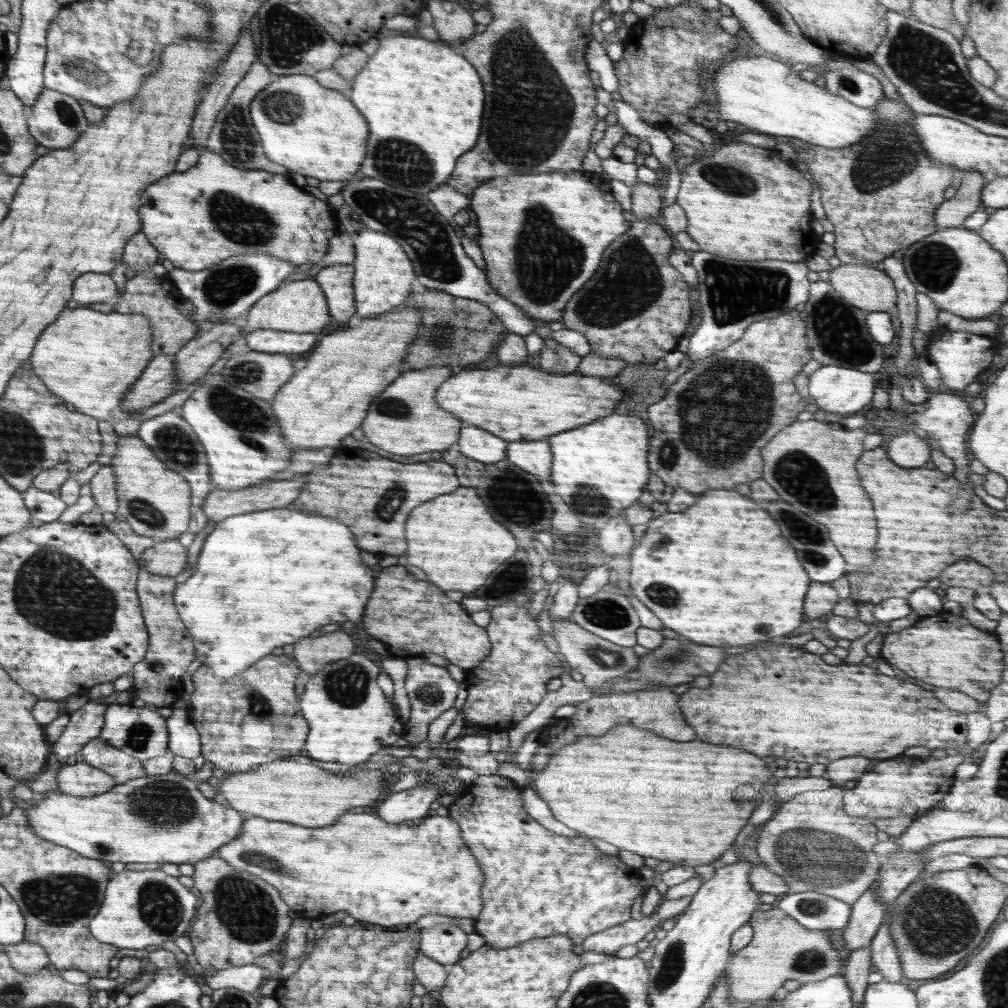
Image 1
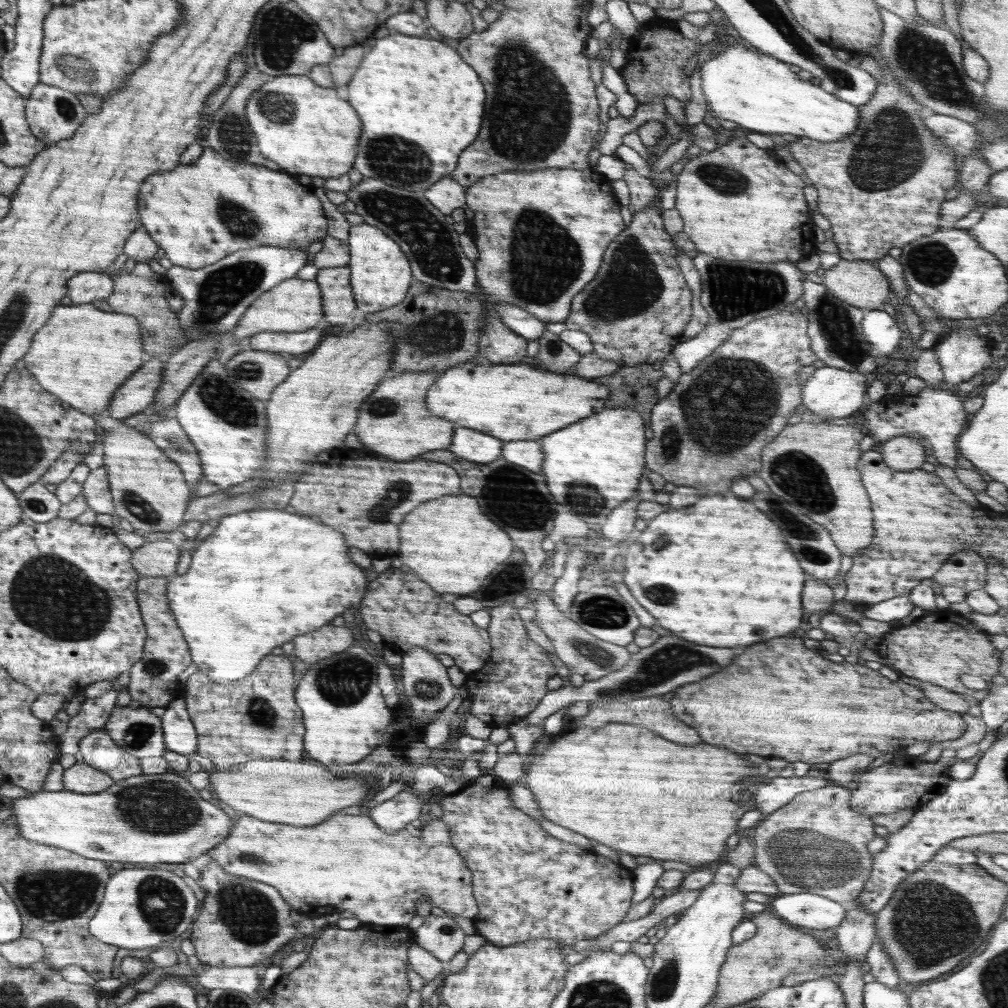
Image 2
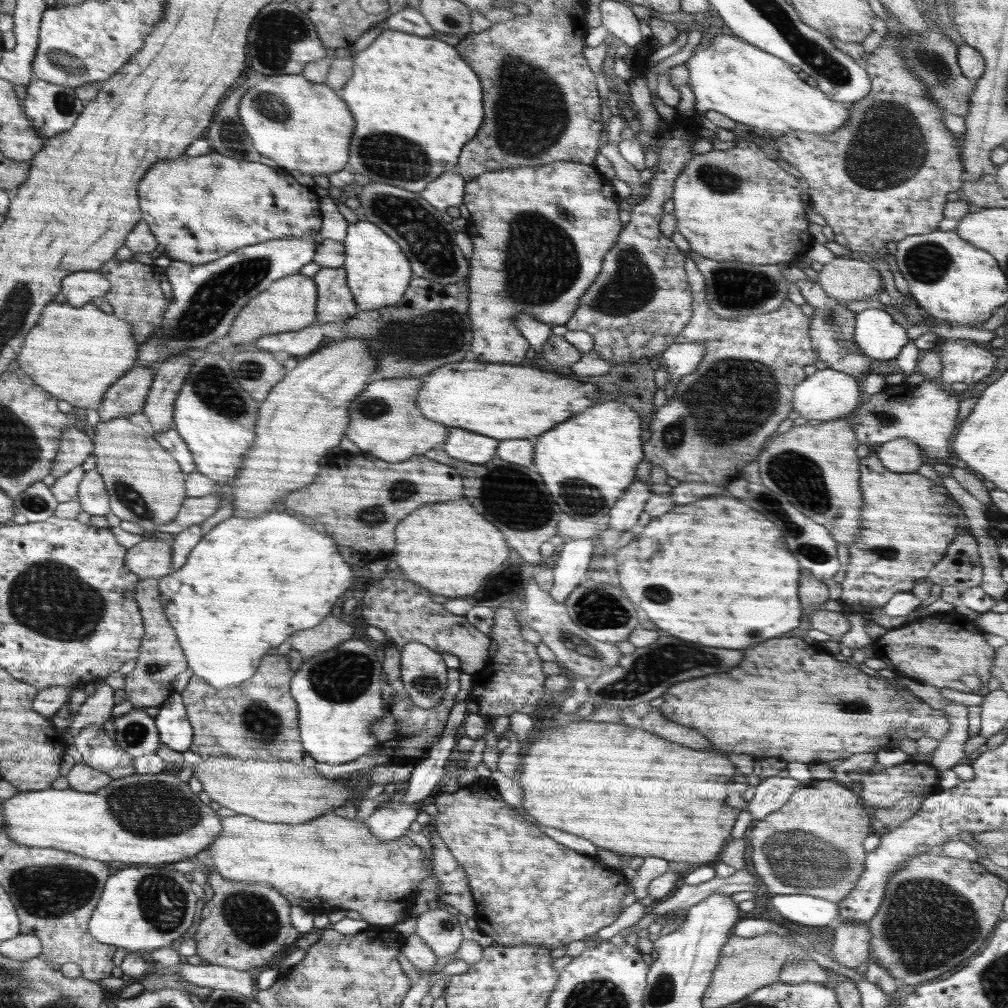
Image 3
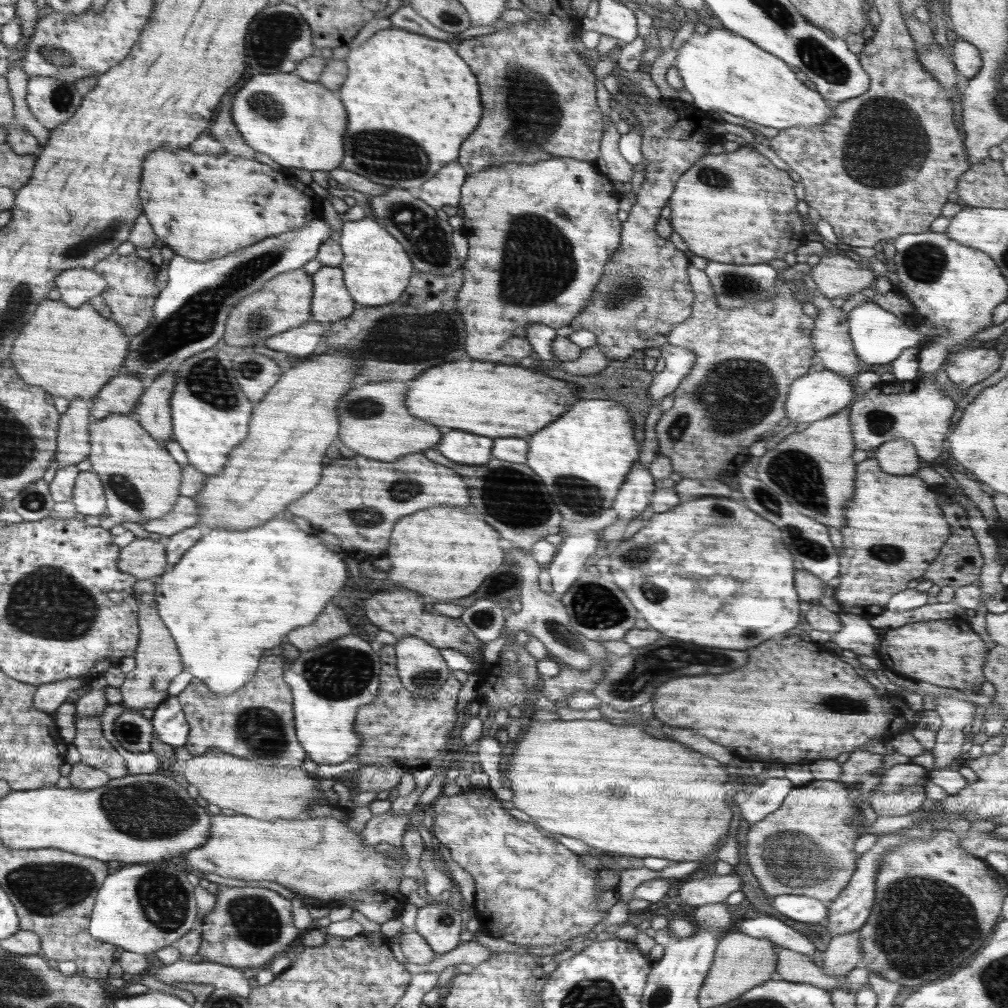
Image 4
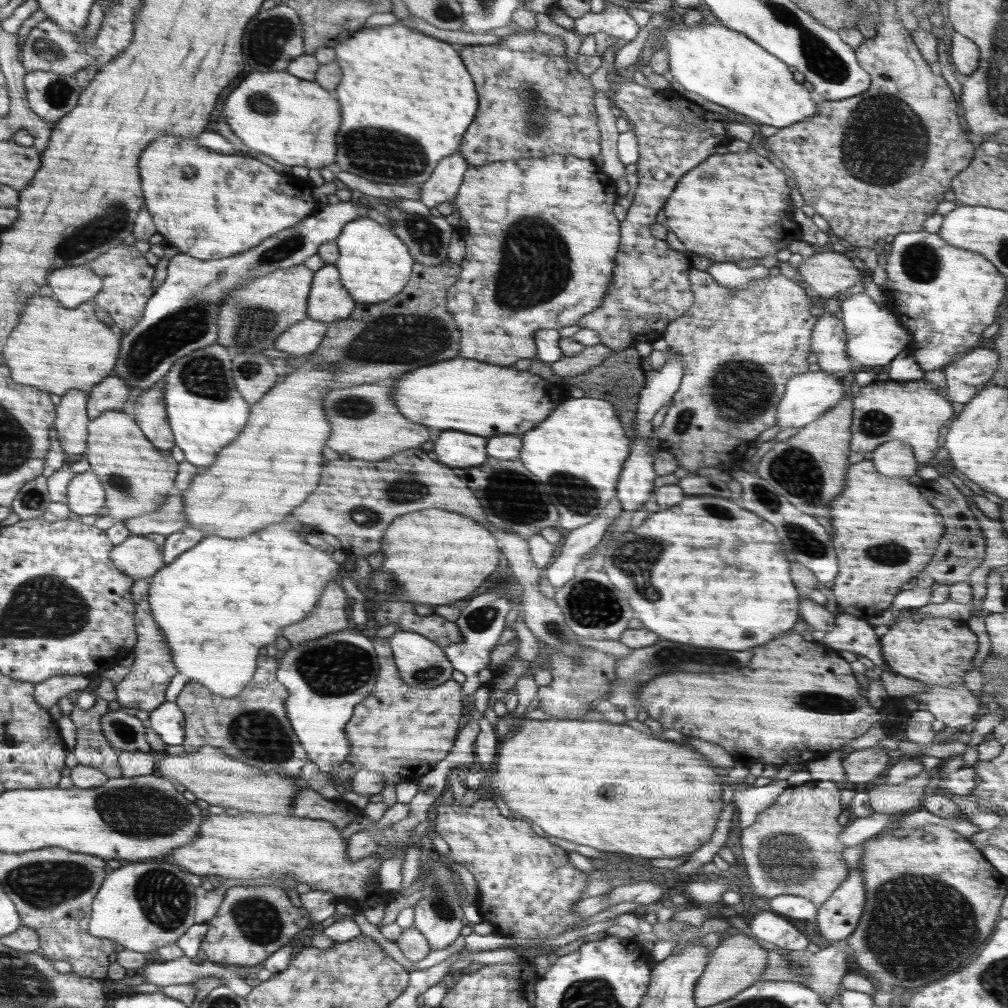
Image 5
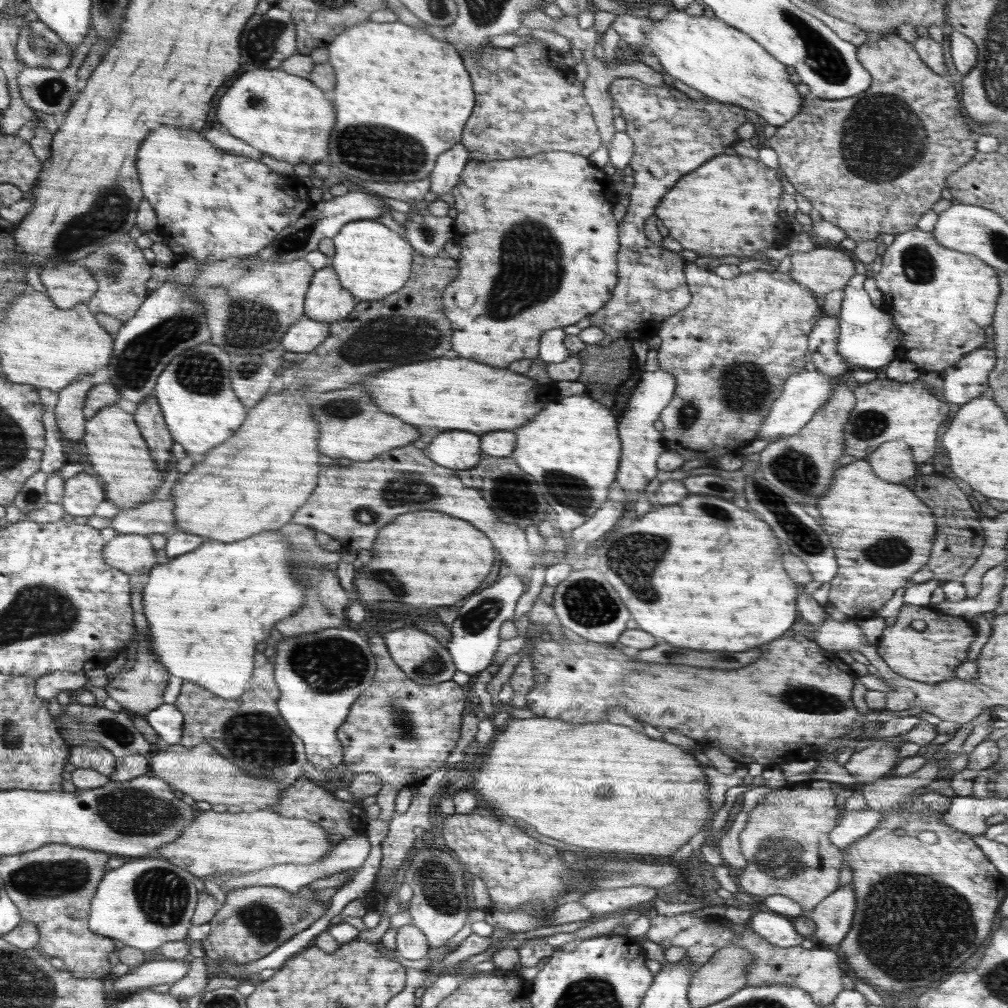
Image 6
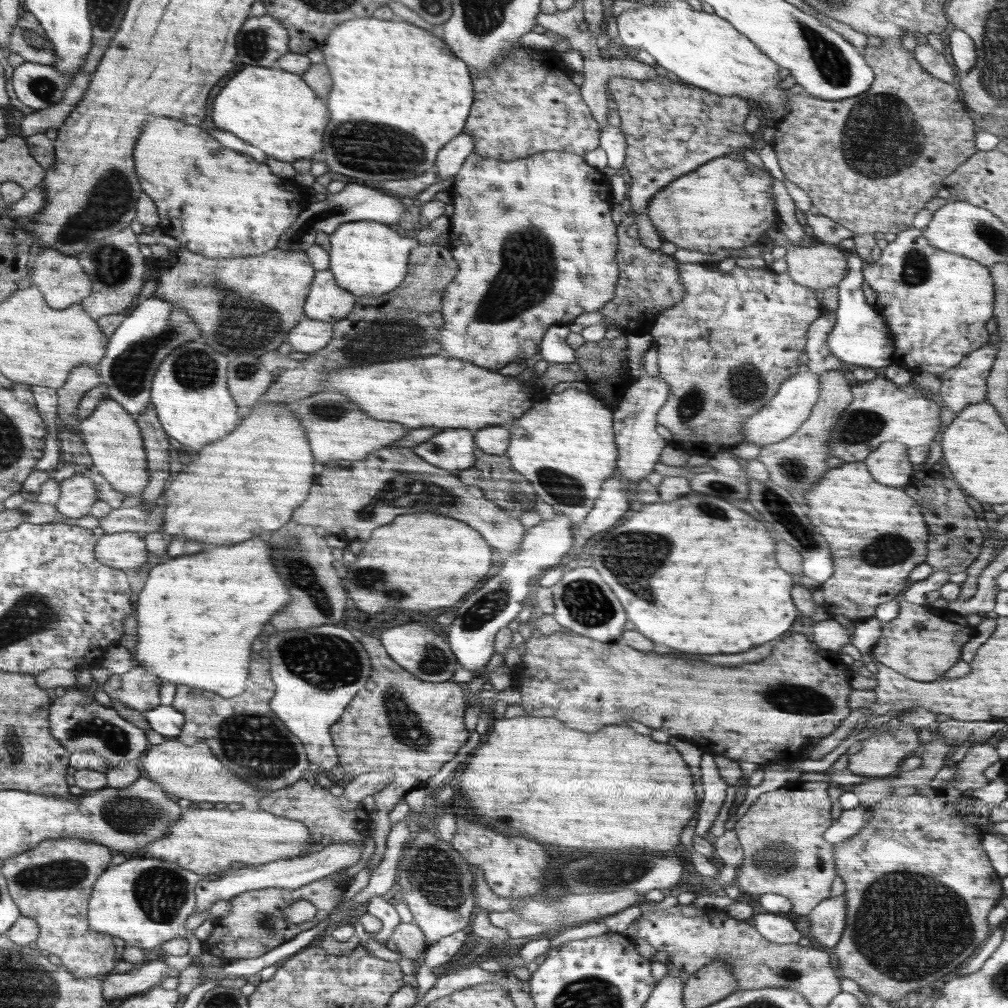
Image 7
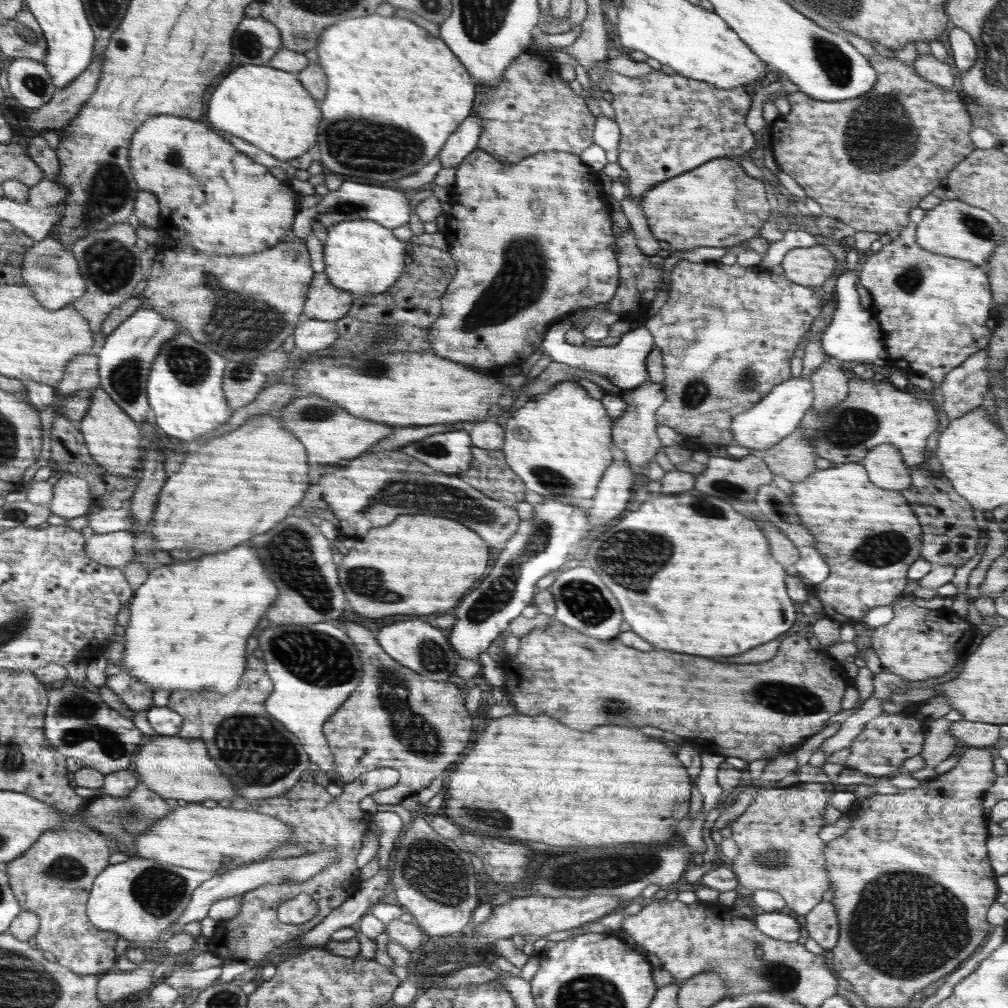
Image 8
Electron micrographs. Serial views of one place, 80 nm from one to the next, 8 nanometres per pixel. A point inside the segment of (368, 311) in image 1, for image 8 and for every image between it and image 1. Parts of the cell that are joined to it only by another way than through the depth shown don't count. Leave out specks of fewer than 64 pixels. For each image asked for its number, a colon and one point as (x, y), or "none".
2: (381, 275)
3: (378, 273)
4: (376, 269)
5: (374, 264)
6: (371, 261)
7: (366, 257)
8: (362, 257)

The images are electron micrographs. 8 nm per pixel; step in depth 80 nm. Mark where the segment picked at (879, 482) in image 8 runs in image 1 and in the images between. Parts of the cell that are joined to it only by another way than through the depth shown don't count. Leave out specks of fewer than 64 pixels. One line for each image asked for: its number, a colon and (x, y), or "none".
1: (908, 450)
2: (904, 453)
3: (901, 455)
4: (899, 457)
5: (895, 459)
6: (893, 461)
7: (890, 464)

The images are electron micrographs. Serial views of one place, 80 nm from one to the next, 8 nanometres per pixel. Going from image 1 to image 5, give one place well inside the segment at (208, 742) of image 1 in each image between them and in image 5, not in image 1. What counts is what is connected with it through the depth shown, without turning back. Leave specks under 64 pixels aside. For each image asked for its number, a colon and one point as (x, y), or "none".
2: (258, 718)
3: (264, 710)
4: (256, 723)
5: (252, 727)

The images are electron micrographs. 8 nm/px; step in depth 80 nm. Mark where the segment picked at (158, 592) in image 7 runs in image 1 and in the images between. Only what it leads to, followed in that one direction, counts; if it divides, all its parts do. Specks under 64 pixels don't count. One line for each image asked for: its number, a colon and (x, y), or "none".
1: (264, 579)
2: (263, 576)
3: (249, 583)
4: (241, 590)
5: (218, 603)
6: (207, 609)

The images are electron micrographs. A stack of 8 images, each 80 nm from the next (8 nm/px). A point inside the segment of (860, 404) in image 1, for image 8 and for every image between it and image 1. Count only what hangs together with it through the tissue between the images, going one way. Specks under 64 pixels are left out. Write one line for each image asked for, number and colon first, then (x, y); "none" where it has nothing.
2: (830, 392)
3: (828, 394)
4: (817, 395)
5: (808, 395)
6: (804, 393)
7: (783, 415)
8: (778, 415)

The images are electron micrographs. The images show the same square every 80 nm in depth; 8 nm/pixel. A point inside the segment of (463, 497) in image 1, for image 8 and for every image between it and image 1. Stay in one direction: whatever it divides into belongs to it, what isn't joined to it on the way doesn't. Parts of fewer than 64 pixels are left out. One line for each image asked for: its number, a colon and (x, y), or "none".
2: (449, 543)
3: (447, 547)
4: (443, 552)
5: (433, 557)
6: (425, 558)
7: (421, 561)
8: (428, 563)

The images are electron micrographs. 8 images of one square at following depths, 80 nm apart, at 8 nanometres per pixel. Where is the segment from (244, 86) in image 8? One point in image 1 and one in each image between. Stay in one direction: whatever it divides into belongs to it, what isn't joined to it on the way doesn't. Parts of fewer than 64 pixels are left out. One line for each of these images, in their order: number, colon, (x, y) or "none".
1: (314, 131)
2: (306, 128)
3: (304, 126)
4: (274, 113)
5: (294, 121)
6: (283, 115)
7: (273, 109)

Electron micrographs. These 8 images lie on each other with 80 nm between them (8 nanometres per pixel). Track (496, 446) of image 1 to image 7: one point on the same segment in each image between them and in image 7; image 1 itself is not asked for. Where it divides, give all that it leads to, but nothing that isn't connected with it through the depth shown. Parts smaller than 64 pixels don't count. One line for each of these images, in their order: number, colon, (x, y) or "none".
2: (470, 444)
3: (464, 445)
4: (457, 445)
5: (453, 448)
6: (458, 449)
7: (453, 450)

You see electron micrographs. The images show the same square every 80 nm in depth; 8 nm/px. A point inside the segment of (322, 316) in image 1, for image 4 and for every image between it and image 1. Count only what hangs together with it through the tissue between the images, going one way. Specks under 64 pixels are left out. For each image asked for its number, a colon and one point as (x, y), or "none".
2: (293, 305)
3: (288, 304)
4: (284, 302)

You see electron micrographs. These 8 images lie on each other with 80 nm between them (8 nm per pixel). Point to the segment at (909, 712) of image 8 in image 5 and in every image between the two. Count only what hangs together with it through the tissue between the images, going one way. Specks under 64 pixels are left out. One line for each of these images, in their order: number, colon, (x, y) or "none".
5: (863, 765)
6: (875, 761)
7: (880, 756)

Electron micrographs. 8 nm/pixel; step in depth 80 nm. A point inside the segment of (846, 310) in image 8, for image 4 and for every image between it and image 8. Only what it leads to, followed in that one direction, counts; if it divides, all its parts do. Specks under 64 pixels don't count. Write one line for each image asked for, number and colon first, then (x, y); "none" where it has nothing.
4: (878, 336)
5: (875, 336)
6: (867, 336)
7: (860, 336)

